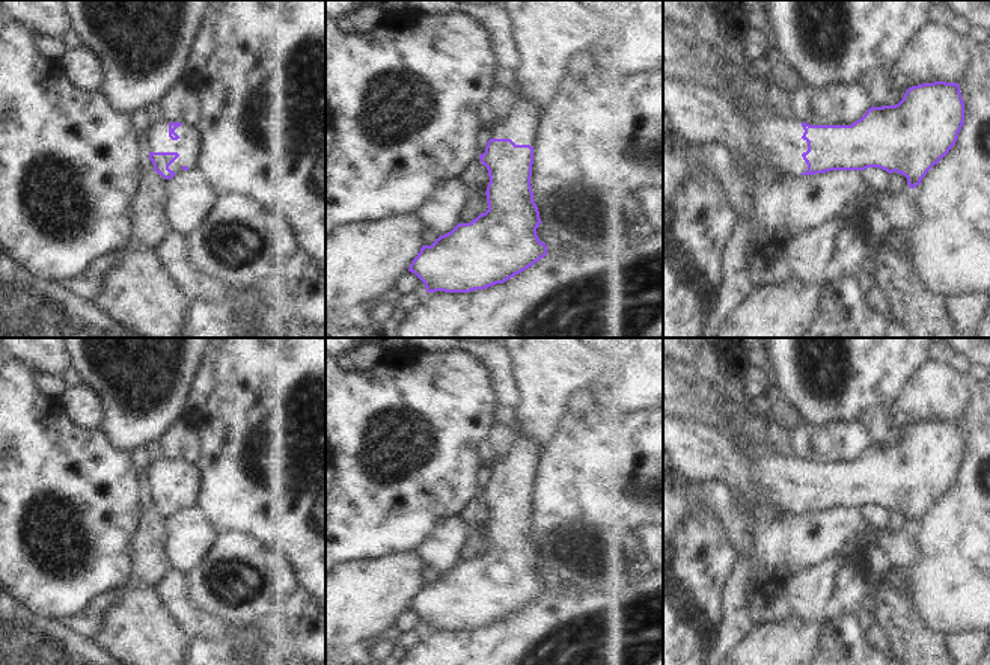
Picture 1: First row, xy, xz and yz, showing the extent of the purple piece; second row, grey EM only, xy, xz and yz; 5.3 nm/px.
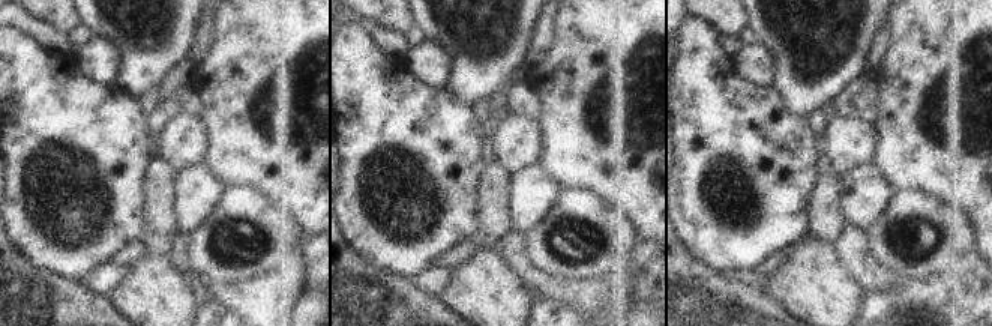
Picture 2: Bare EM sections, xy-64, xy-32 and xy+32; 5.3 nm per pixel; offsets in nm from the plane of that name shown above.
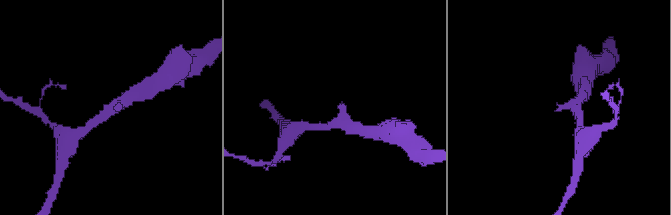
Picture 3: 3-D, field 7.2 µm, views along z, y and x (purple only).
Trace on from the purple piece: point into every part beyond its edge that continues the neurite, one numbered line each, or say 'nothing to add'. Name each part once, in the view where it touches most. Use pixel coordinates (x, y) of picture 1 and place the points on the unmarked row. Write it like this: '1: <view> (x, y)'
1: yz (699, 453)

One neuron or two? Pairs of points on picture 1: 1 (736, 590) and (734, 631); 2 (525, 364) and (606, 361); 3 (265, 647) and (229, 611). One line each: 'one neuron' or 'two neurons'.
1: one neuron
2: one neuron
3: two neurons

